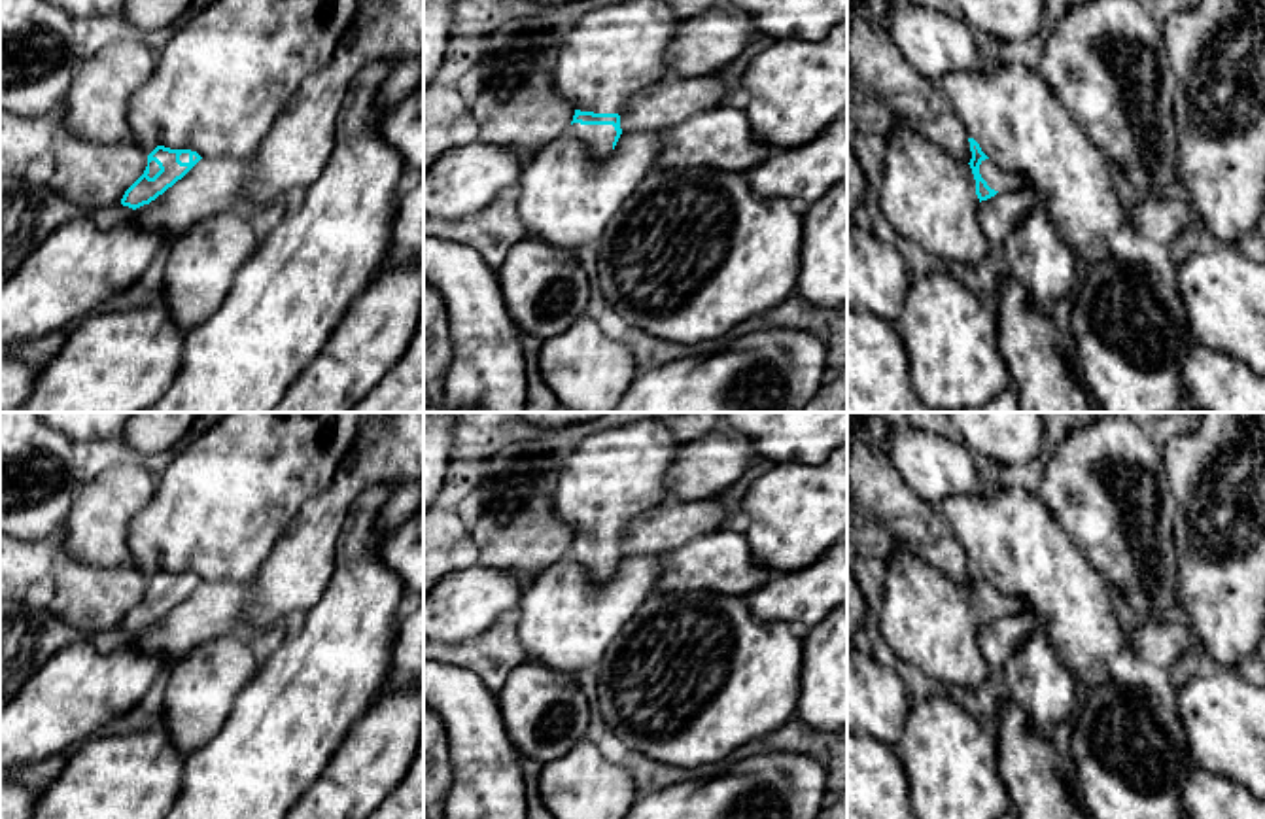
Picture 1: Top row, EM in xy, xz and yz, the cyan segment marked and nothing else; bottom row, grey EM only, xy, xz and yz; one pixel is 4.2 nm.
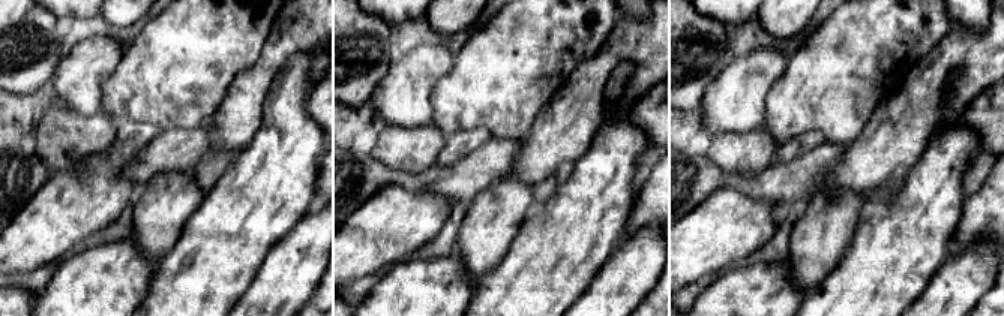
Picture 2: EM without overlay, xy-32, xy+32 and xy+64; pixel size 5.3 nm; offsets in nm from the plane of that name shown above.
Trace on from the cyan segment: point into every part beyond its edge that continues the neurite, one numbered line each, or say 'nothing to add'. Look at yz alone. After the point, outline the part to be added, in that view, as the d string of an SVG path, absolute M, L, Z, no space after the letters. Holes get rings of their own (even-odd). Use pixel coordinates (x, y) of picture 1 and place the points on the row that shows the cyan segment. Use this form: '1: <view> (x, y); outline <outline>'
1: yz (999, 180); outline M985 159L979 165L979 174L987 185L995 191L1025 189L1027 180L1023 176L1008 174L1000 170L993 161Z
2: yz (929, 195); outline M896 131L881 144L877 200L892 229L942 261L955 261L959 267L981 263L991 248L978 219L979 199L970 165L913 131Z

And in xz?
1: xz (611, 53); outline M630 0L588 11L563 34L554 91L575 110L618 113L635 93L666 78L666 51L679 25L666 0Z
2: xz (600, 139); outline M573 123L569 127L569 132L582 138L590 148L592 157L596 157L596 159L605 159L613 151L613 142L616 136L616 131L613 125Z

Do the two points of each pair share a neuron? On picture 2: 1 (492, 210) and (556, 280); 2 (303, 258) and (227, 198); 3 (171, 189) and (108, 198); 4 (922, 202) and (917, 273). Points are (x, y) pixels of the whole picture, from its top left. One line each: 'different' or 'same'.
1: different
2: different
3: different
4: same

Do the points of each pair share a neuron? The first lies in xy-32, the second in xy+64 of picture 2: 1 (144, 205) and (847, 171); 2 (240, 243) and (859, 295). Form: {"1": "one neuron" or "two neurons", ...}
{"1": "two neurons", "2": "one neuron"}

